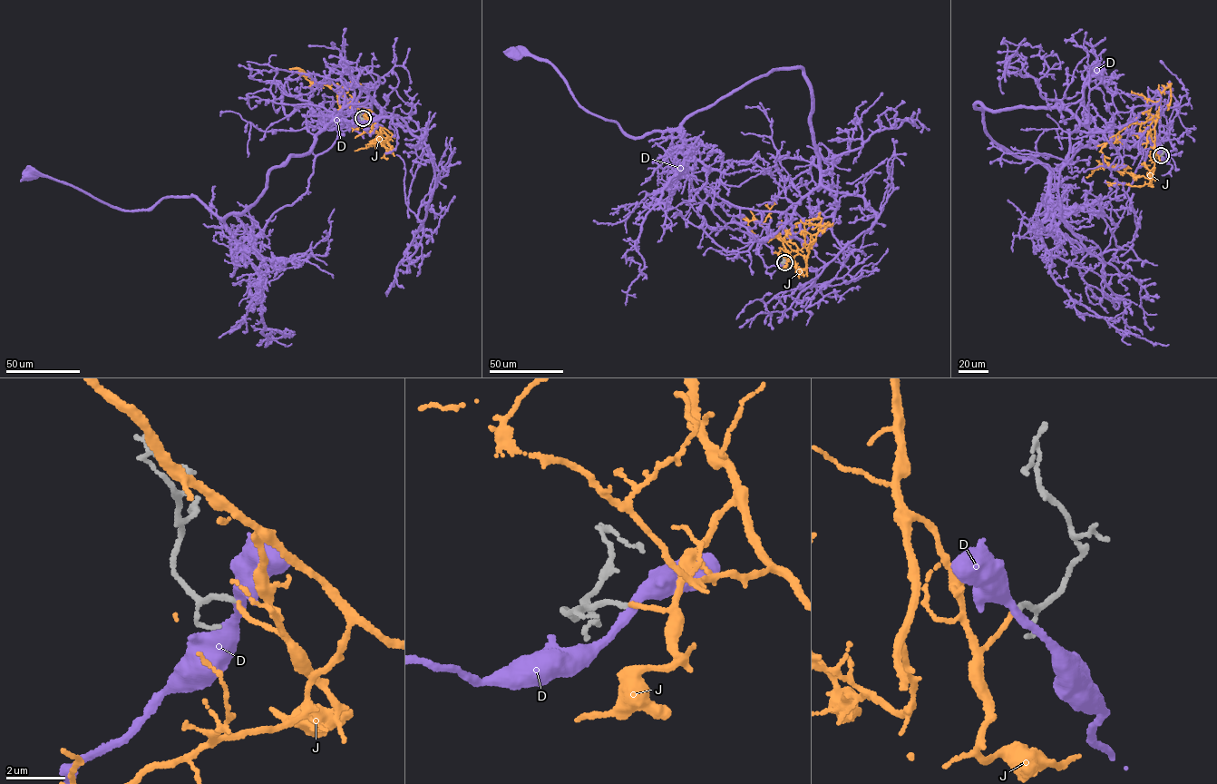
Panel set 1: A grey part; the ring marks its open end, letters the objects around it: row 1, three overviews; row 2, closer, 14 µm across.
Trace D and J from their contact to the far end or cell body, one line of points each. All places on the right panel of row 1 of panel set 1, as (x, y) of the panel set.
D: (1161, 154), (1168, 163), (1148, 150), (1123, 194), (1055, 207), (1052, 172), (1097, 144), (1083, 92), (1098, 70)
J: (1160, 155), (1154, 148), (1155, 116), (1145, 122), (1126, 126), (1102, 148), (1108, 165), (1129, 168), (1122, 164)

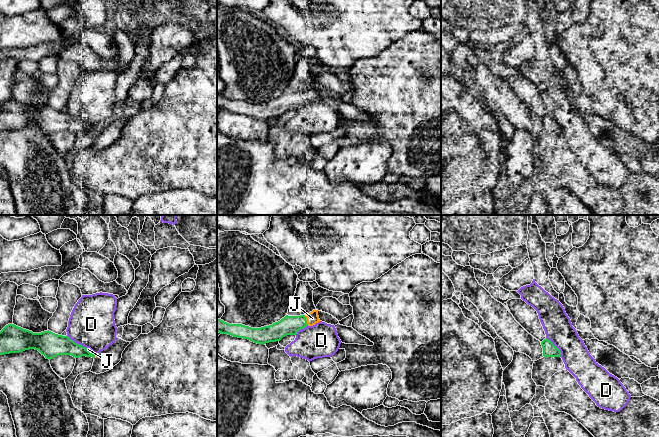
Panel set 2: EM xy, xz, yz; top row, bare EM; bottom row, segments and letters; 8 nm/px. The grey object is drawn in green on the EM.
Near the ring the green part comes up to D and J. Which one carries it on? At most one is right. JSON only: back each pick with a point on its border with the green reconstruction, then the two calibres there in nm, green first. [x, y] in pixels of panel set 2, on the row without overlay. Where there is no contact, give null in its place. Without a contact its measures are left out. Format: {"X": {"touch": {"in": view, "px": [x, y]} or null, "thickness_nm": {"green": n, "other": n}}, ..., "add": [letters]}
{"J": {"touch": {"in": "xz", "px": [306, 96]}, "thickness_nm": {"green": 160, "other": 100}}, "add": ["J"]}

